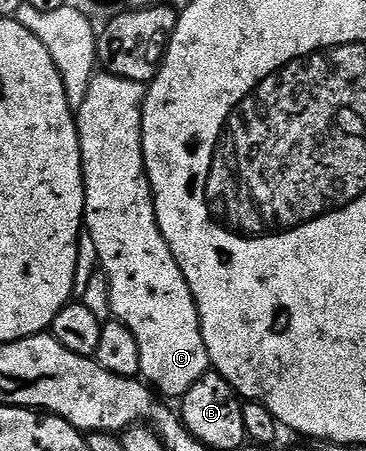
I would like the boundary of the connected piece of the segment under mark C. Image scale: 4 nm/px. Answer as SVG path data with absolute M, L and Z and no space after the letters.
M100 71L89 82L85 102L81 102L77 109L85 186L83 219L86 235L91 236L93 246L97 246L99 268L102 275L103 272L107 275L107 284L111 287L110 315L123 323L137 340L140 351L138 375L153 386L160 397L182 398L189 386L209 371L211 359L209 350L205 350L199 311L189 290L189 282L185 282L185 274L181 274L181 266L177 266L177 258L173 258L169 242L165 242L165 234L161 234L161 226L157 226L155 199L143 157L143 101L146 98L144 85L109 72Z

